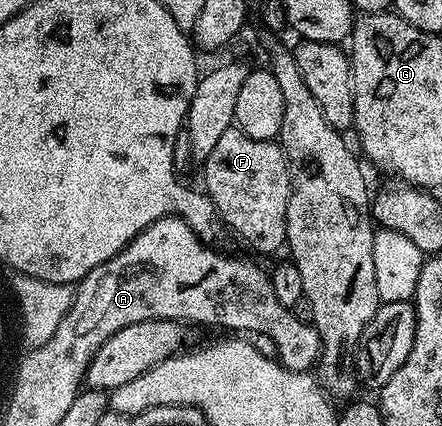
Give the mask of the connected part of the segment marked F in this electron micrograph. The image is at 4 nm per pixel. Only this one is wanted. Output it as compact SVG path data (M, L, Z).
M237 126L221 134L209 158L202 161L202 187L216 206L219 217L247 244L259 252L275 252L287 243L287 203L291 193L291 175L287 159L275 140L249 138Z

